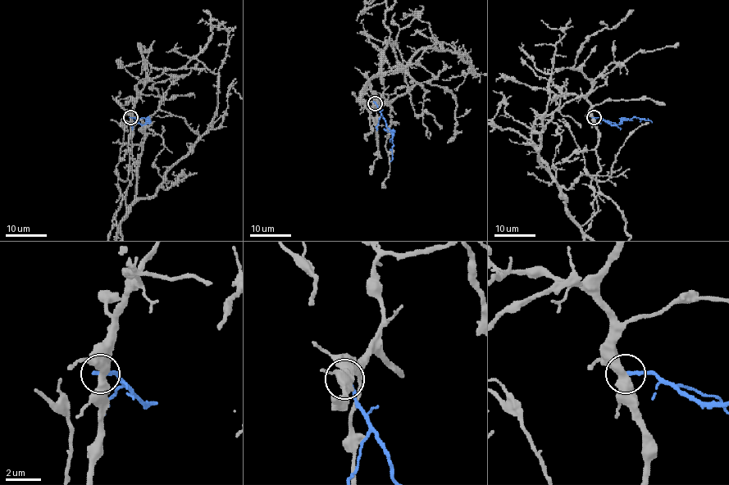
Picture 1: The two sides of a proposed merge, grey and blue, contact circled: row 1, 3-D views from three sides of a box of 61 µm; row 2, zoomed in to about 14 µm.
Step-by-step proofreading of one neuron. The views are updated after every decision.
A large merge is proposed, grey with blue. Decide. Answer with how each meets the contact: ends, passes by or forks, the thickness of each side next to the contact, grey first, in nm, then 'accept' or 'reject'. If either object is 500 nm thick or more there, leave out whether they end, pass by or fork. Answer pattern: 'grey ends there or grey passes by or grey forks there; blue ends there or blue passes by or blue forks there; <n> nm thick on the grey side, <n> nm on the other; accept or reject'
500 nm thick on the grey side, 260 nm on the other; reject

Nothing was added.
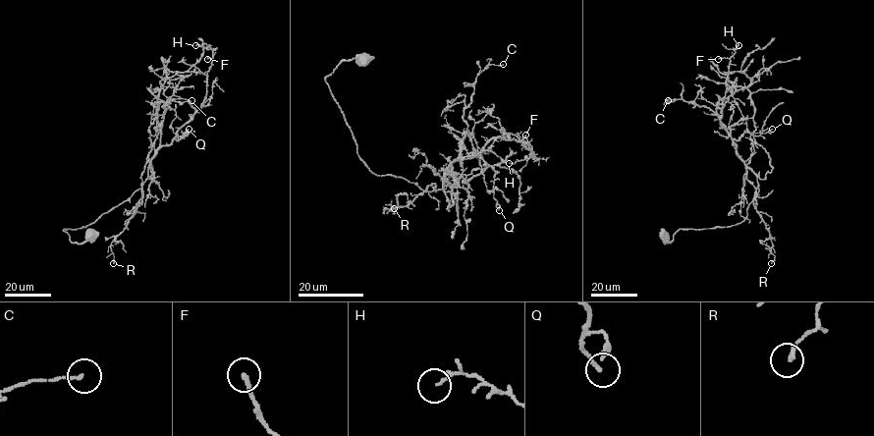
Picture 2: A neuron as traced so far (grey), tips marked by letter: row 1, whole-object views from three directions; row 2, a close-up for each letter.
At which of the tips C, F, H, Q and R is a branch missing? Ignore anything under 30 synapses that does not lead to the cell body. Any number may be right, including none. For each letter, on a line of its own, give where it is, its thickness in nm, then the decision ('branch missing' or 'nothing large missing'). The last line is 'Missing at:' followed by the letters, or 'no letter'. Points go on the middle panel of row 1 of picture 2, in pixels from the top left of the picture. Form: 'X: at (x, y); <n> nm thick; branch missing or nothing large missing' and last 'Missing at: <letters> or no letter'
C: at (503, 64); 130 nm thick; nothing large missing
F: at (525, 135); 200 nm thick; nothing large missing
H: at (509, 163); 120 nm thick; nothing large missing
Q: at (499, 210); 180 nm thick; nothing large missing
R: at (394, 208); 200 nm thick; nothing large missing
Missing at: no letter

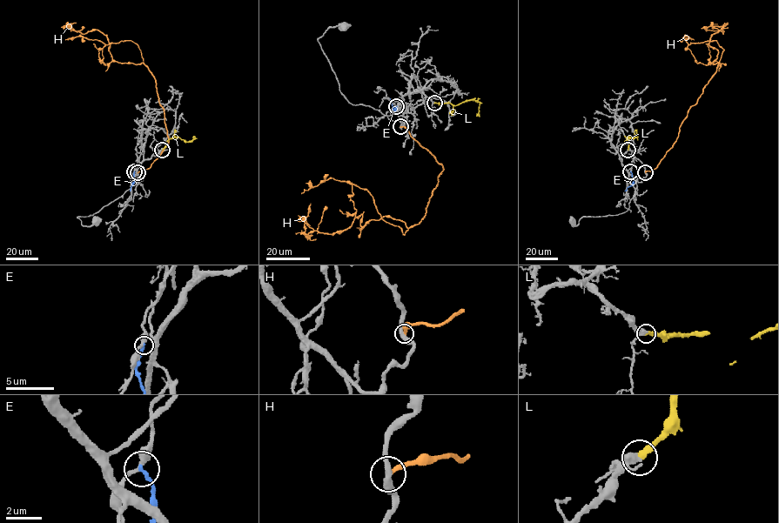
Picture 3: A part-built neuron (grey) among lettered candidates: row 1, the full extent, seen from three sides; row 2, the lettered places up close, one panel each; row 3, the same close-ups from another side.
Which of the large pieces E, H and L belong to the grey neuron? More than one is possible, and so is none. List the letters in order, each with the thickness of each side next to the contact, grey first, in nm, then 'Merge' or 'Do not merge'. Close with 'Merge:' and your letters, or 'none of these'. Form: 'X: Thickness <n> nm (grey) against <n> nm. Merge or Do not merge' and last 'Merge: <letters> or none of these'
E: Thickness 340 nm (grey) against 200 nm. Do not merge
H: Thickness 380 nm (grey) against 280 nm. Do not merge
L: Thickness 360 nm (grey) against 340 nm. Merge
Merge: L

